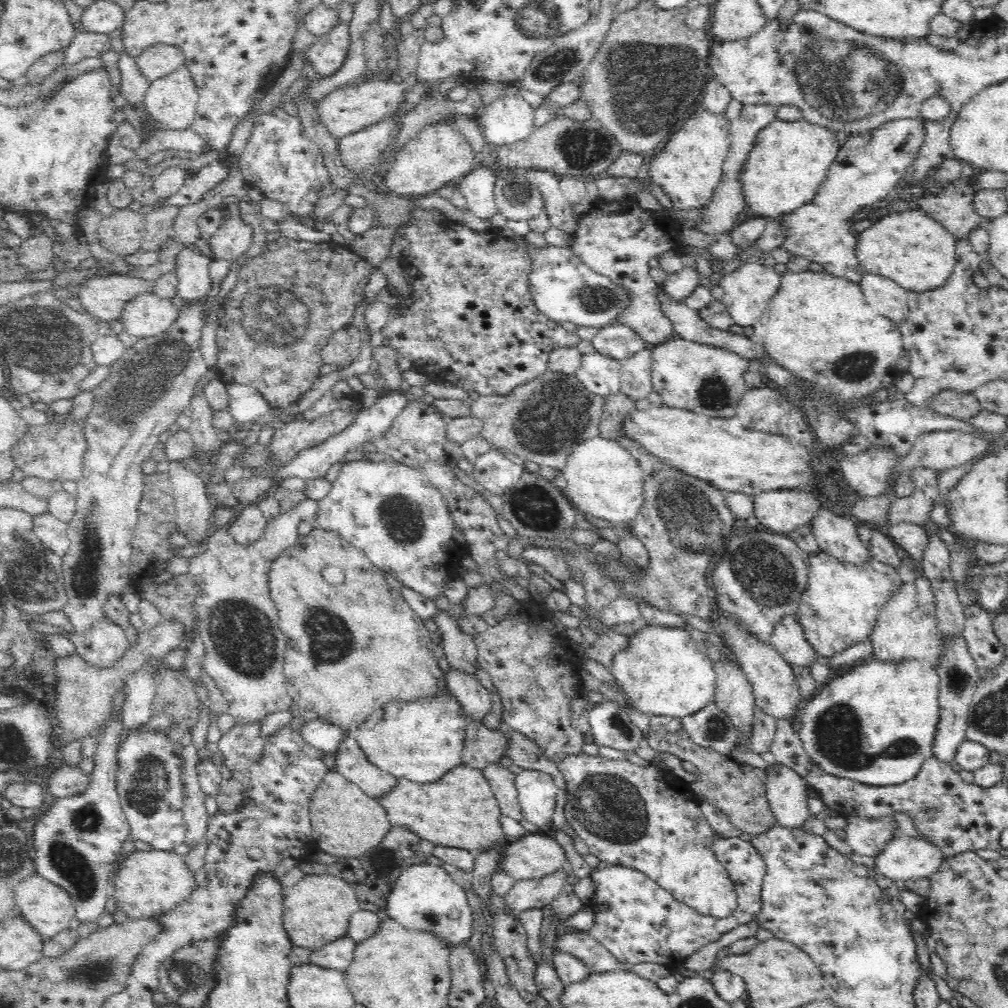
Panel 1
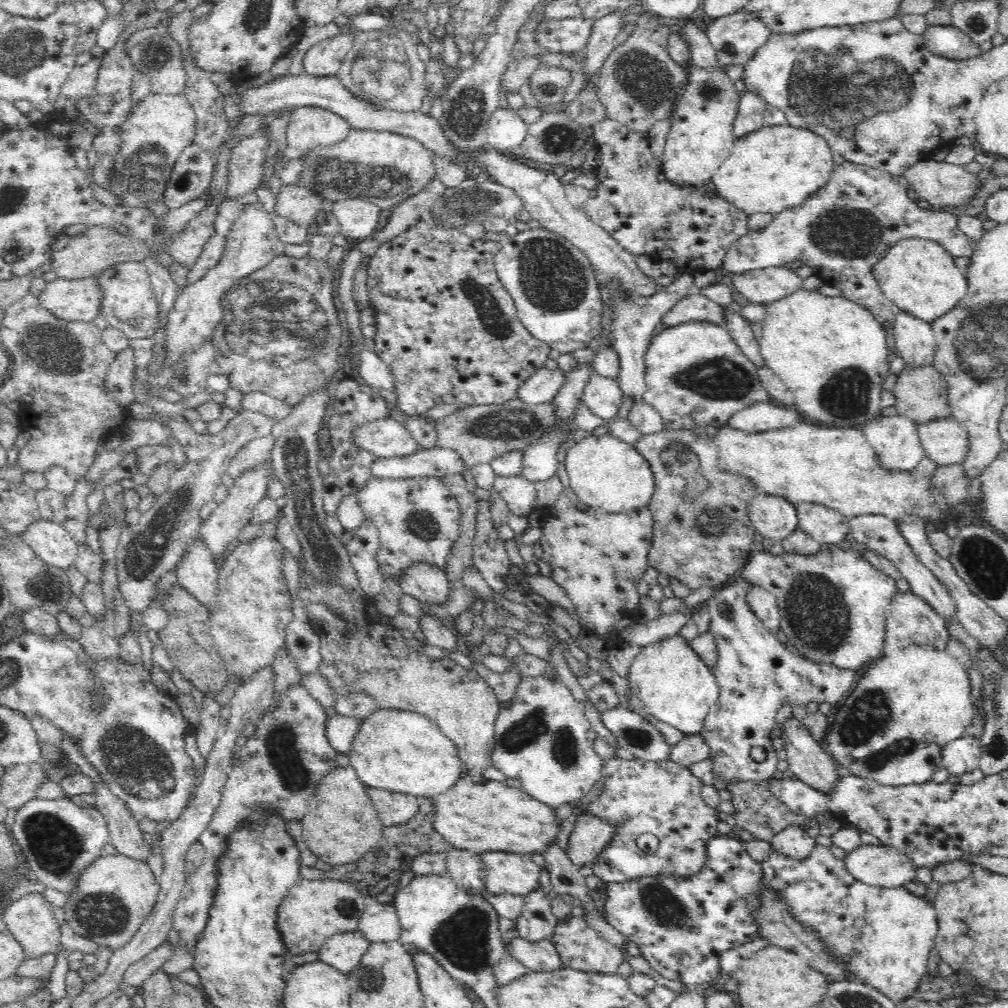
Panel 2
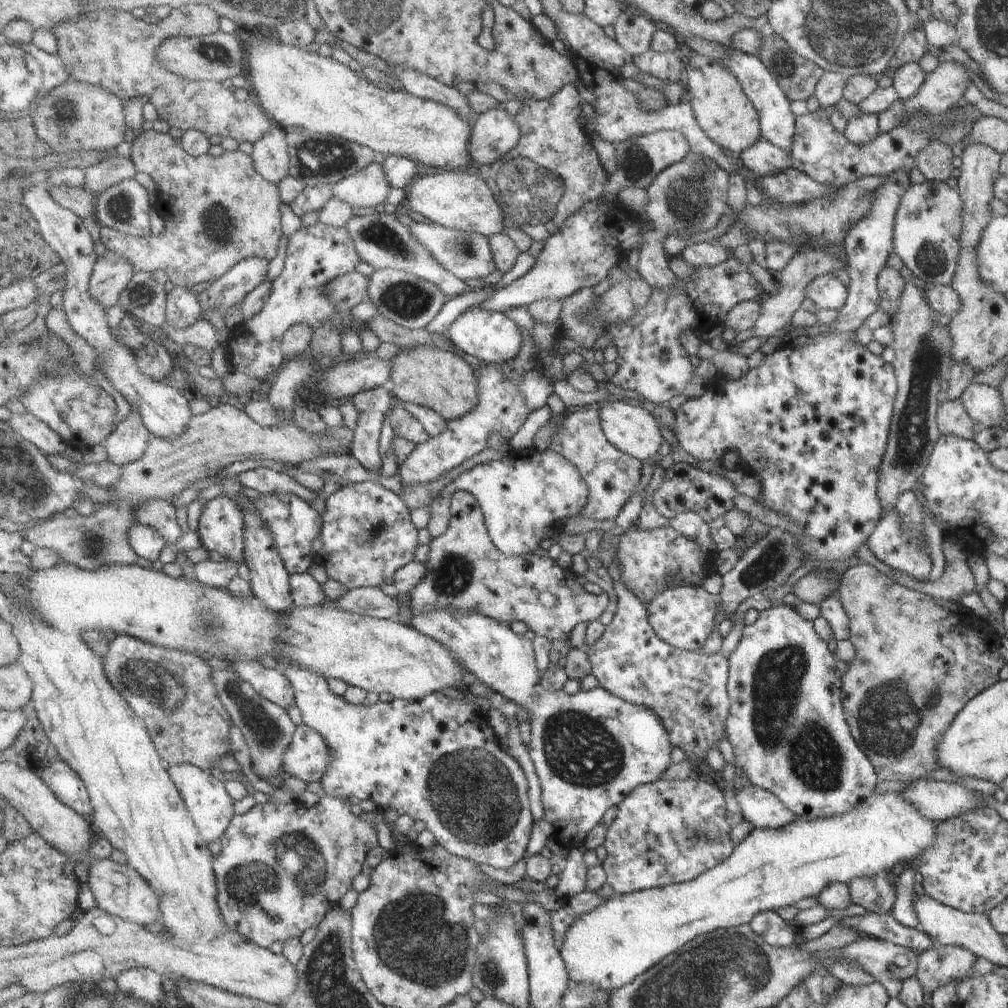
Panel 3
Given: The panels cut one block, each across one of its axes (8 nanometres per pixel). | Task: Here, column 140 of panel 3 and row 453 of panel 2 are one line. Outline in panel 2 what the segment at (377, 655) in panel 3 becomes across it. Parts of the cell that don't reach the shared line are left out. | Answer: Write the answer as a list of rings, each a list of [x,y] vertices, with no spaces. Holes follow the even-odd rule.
[[[590,434],[579,442],[574,442],[565,454],[566,471],[570,478],[571,490],[584,504],[595,509],[603,509],[605,513],[629,513],[629,510],[640,509],[650,504],[650,498],[654,494],[654,474],[646,459],[638,453],[633,444],[610,435],[595,436]]]

